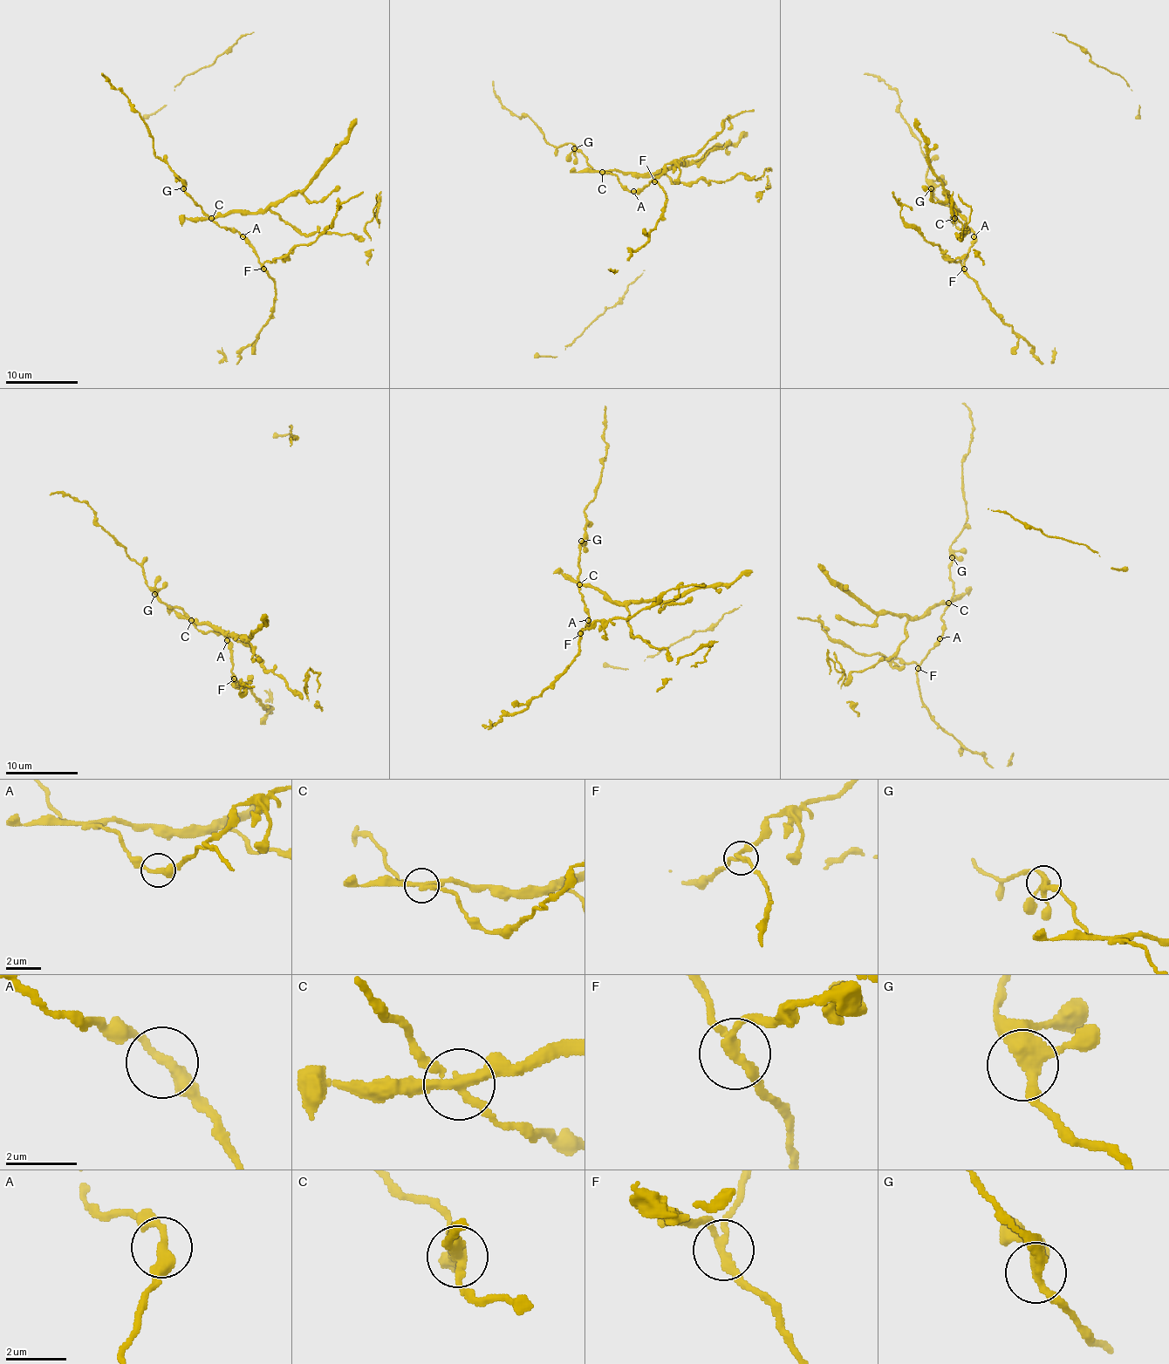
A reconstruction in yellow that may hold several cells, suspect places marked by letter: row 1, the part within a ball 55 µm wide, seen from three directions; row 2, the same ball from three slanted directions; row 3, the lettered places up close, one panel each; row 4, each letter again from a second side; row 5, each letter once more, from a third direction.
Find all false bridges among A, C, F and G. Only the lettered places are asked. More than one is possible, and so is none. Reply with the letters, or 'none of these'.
C, F

